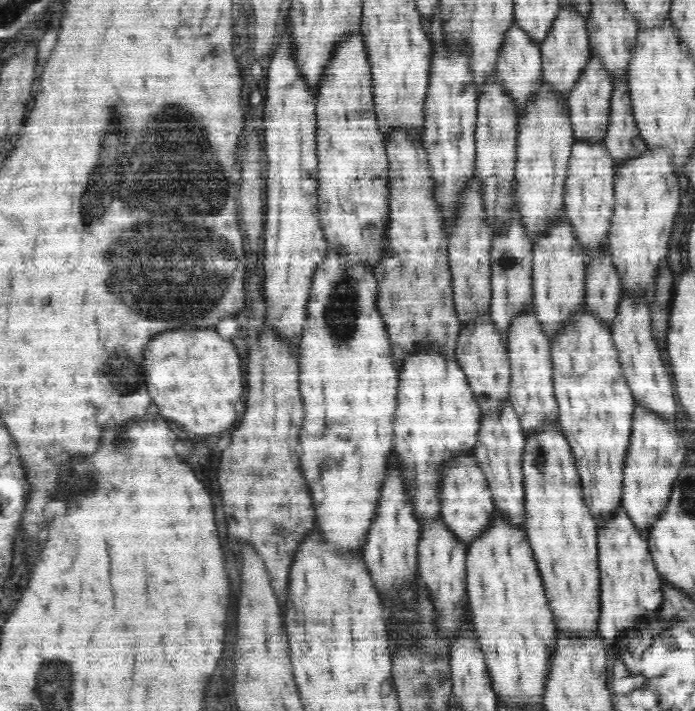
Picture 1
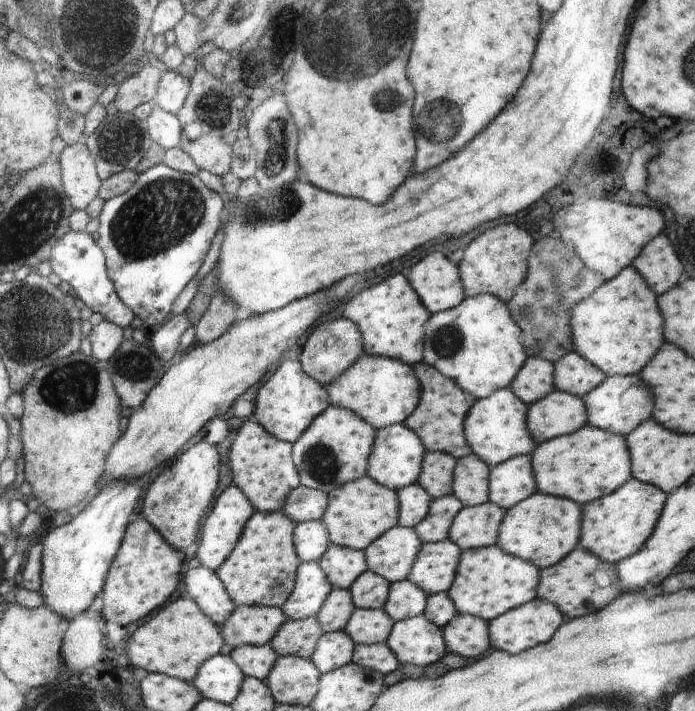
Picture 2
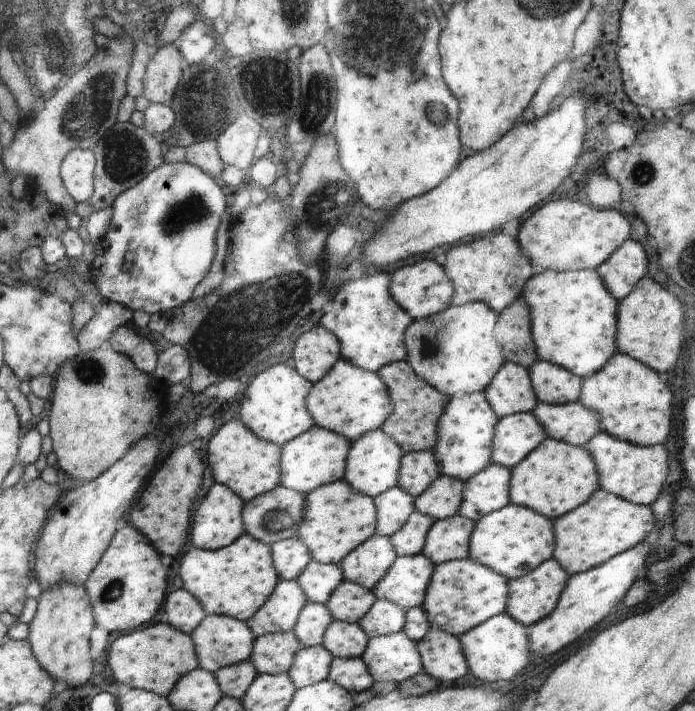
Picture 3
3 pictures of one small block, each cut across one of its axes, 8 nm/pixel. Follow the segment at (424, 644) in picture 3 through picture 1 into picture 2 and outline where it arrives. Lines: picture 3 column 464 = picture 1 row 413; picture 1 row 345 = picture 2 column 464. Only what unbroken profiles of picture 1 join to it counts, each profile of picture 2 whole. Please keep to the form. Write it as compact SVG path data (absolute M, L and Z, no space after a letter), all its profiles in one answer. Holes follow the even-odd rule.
M458 613L443 628L447 650L469 661L478 659L490 648L488 621L483 618Z

